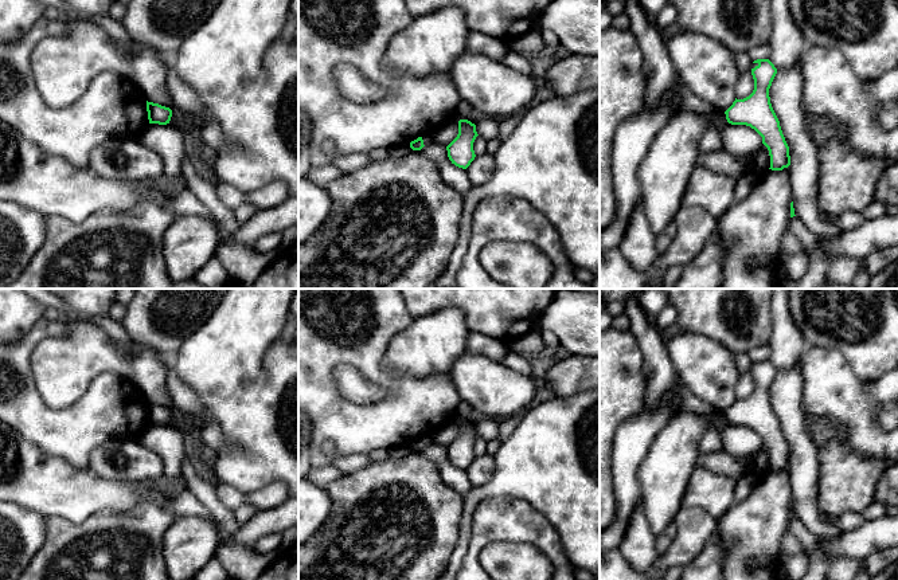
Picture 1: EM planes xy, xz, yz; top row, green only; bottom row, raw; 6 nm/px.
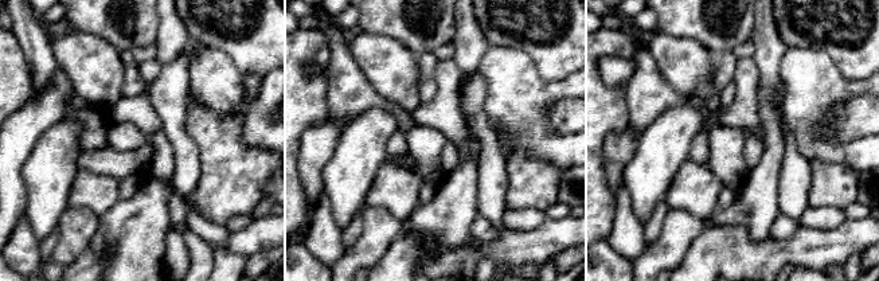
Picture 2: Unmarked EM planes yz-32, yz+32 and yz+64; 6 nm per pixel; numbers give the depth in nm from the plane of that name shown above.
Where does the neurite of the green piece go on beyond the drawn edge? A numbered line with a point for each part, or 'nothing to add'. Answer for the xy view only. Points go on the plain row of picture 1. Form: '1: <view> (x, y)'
nothing to add

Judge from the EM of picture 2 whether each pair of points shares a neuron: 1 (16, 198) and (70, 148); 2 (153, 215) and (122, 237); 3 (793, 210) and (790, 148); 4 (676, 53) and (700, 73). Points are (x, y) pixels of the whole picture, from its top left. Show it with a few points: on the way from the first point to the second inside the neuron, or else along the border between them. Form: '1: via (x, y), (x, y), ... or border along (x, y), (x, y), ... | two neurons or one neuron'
1: border along (28, 159), (22, 168), (24, 187), (23, 213) | two neurons
2: via (145, 218), (131, 233) | one neuron
3: via (793, 195), (793, 163) | one neuron
4: via (682, 58), (695, 71) | one neuron

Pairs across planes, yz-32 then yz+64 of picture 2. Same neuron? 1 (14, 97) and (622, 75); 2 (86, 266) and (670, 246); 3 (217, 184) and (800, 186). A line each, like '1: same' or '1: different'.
1: different
2: different
3: different

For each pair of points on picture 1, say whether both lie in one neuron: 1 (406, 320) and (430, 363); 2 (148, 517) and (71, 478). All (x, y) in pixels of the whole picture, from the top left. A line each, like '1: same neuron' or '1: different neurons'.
1: different neurons
2: different neurons

